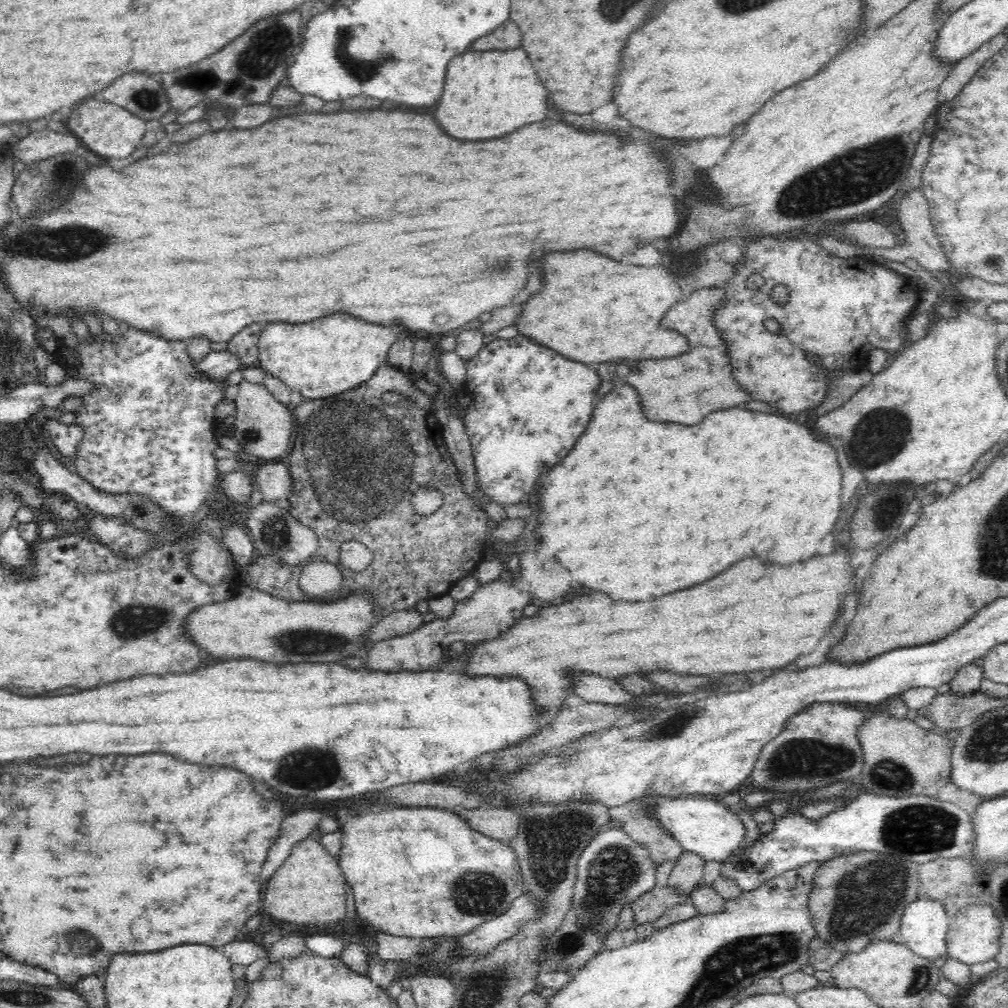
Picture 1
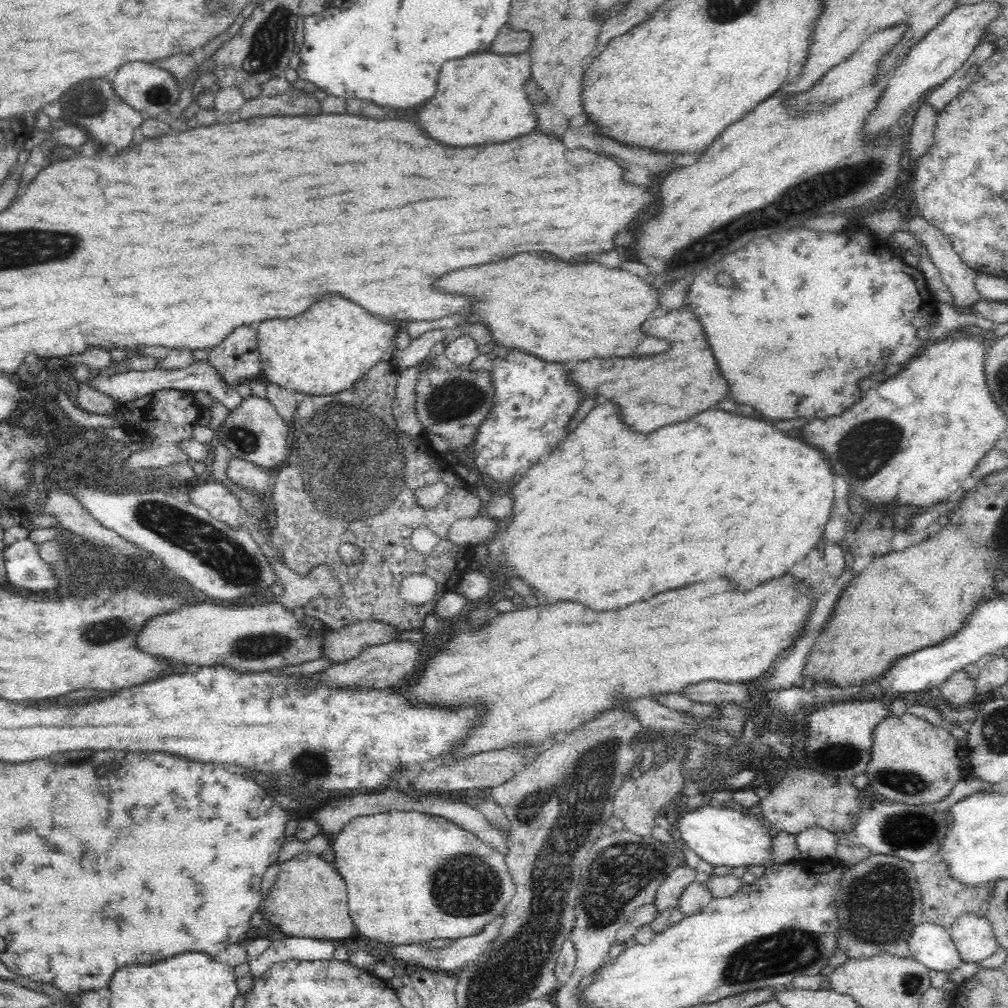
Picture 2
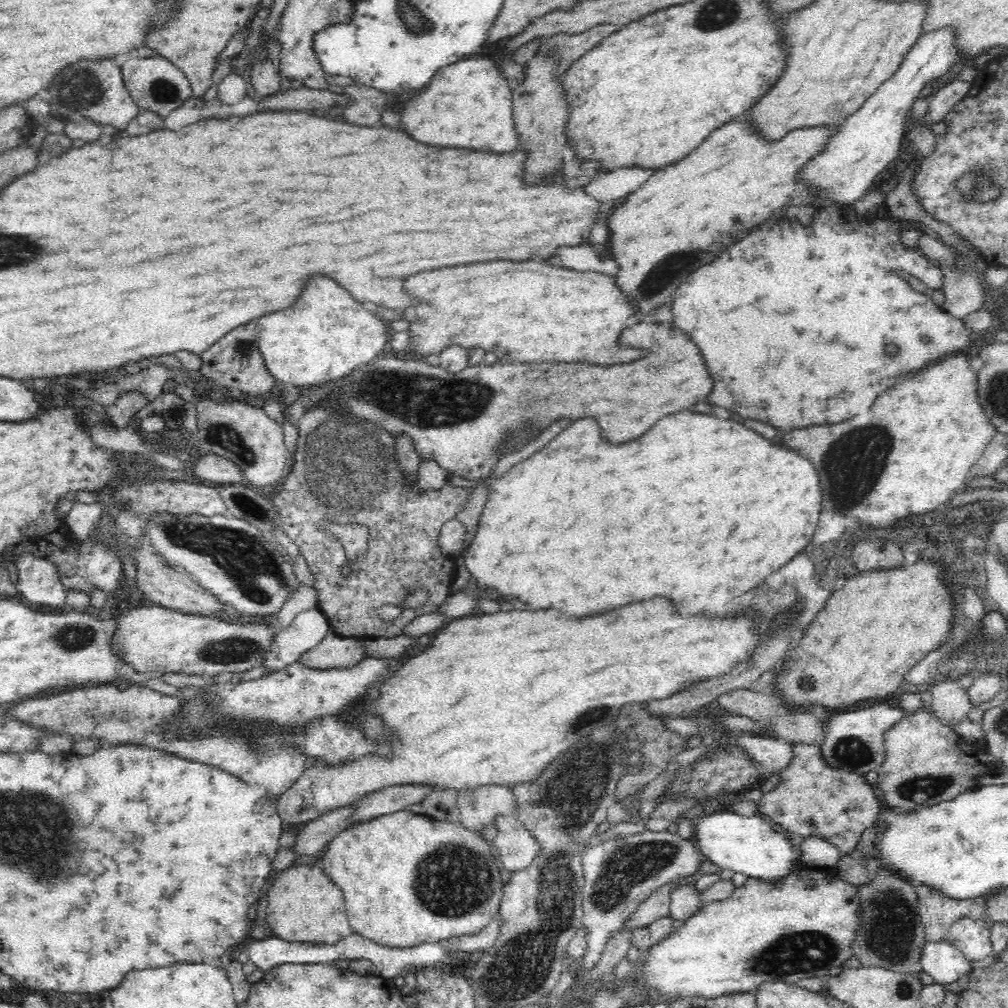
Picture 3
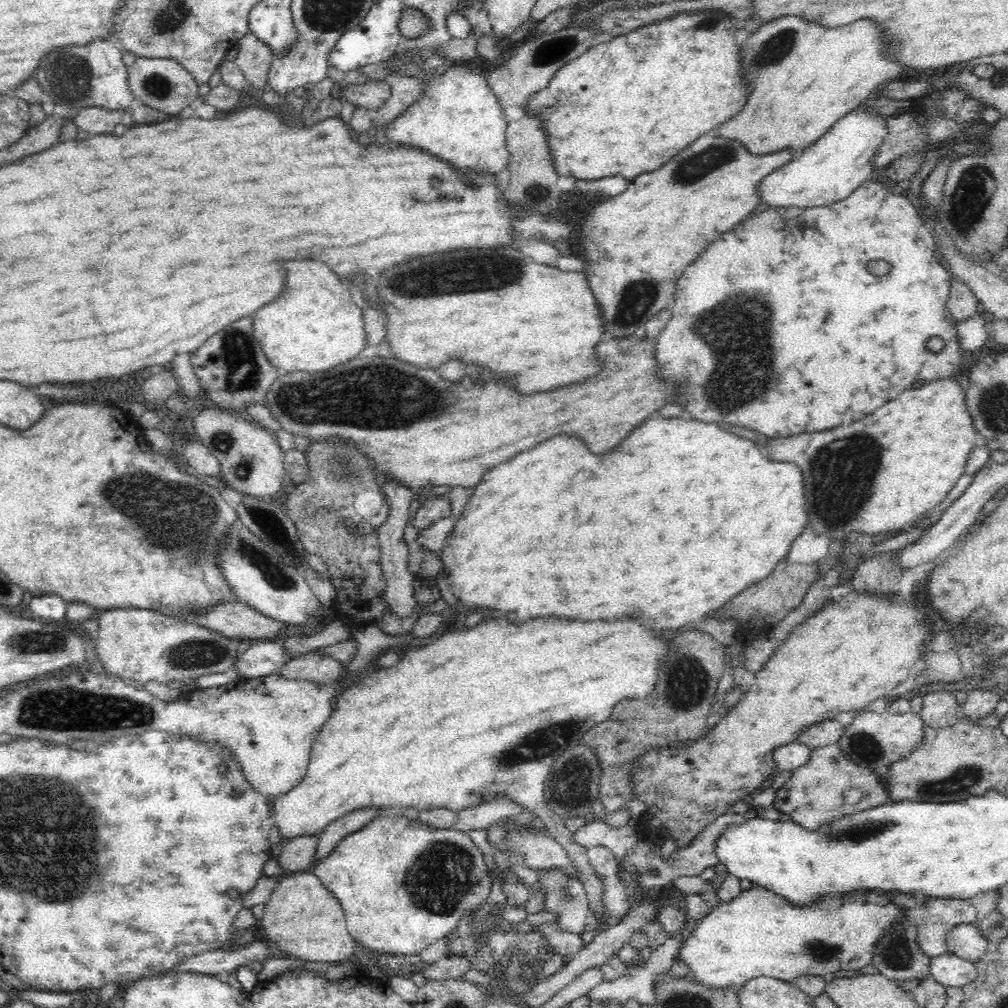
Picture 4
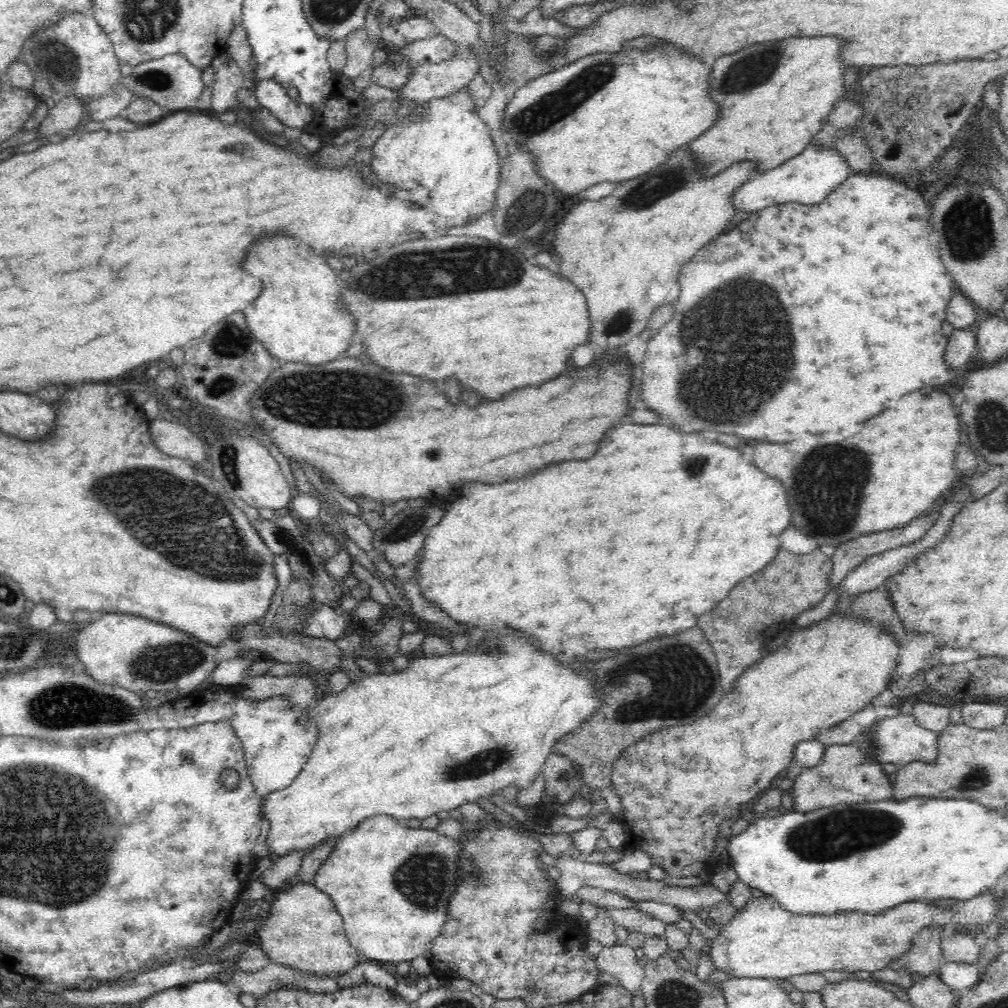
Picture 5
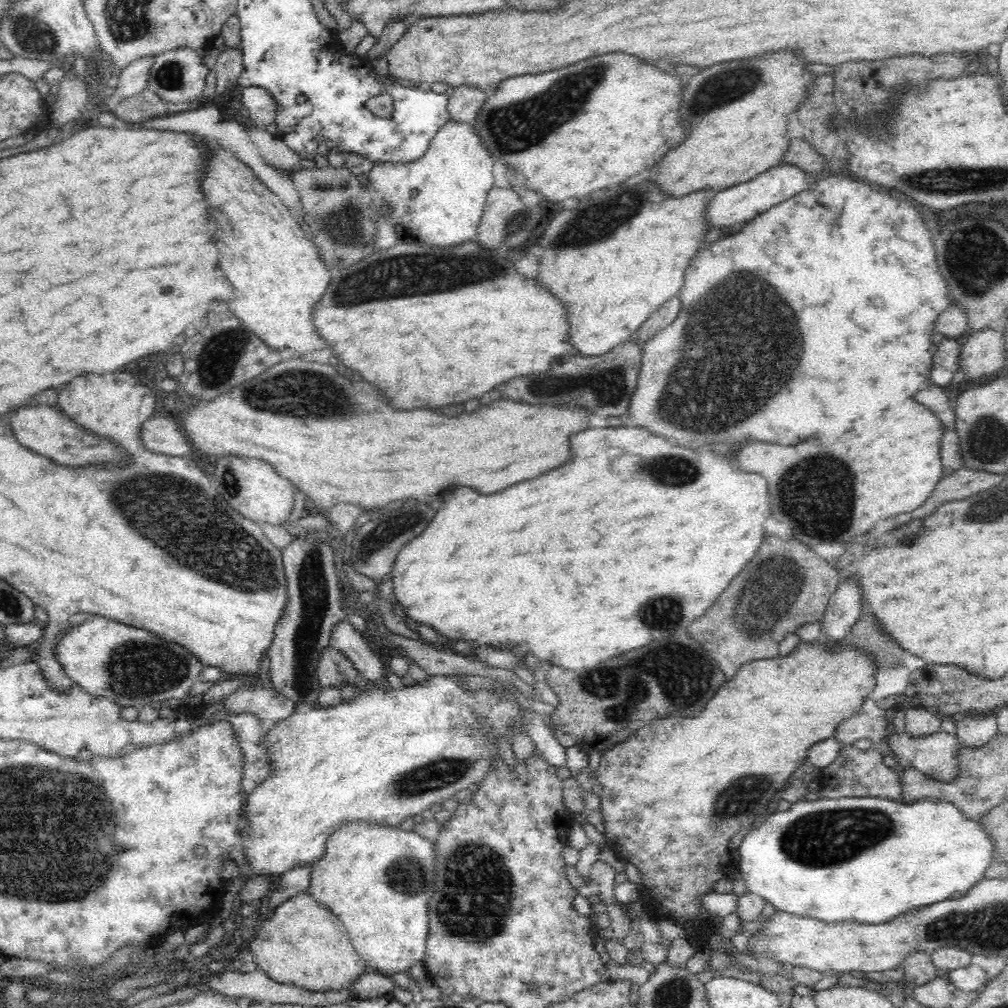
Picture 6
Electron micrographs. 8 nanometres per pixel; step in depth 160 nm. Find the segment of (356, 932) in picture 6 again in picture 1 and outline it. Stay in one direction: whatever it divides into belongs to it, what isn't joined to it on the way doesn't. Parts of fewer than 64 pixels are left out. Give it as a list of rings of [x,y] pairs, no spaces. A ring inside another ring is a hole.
[[[396,807],[393,809],[384,809],[378,812],[358,814],[356,816],[344,816],[341,819],[341,848],[340,866],[346,874],[348,884],[352,886],[356,894],[356,910],[360,918],[366,918],[376,931],[391,934],[391,936],[408,936],[409,938],[442,938],[442,937],[462,937],[472,932],[483,922],[496,917],[508,910],[511,902],[524,894],[523,876],[520,872],[520,866],[516,862],[516,854],[510,846],[510,842],[498,842],[492,840],[478,830],[474,830],[460,817],[458,813],[450,809],[437,809],[436,807]]]

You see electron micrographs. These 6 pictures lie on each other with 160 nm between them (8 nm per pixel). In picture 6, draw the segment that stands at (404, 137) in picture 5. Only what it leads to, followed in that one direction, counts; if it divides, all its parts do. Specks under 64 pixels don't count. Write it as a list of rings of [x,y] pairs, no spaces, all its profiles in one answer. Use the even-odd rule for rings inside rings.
[[[451,118],[431,138],[426,154],[410,162],[374,163],[368,179],[370,185],[390,202],[392,220],[404,228],[404,236],[446,248],[474,240],[488,194],[494,188],[493,162],[490,148],[484,146],[474,126]]]

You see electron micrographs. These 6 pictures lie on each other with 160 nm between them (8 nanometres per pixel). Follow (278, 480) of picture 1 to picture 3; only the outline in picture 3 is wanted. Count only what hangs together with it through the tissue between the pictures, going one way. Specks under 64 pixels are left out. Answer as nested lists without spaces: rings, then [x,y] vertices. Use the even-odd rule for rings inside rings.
[[[201,454],[200,460],[190,462],[190,472],[196,474],[206,483],[236,484],[244,483],[244,471],[228,458],[216,454]]]

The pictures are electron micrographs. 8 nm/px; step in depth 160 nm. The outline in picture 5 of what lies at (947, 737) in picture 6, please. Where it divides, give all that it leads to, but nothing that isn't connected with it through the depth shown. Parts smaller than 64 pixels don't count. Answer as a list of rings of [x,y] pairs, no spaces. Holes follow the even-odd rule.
[[[898,713],[897,716],[878,721],[870,730],[864,729],[854,744],[860,747],[867,760],[878,763],[891,762],[901,766],[914,761],[934,762],[939,751],[939,736],[940,734],[919,726],[914,713]]]

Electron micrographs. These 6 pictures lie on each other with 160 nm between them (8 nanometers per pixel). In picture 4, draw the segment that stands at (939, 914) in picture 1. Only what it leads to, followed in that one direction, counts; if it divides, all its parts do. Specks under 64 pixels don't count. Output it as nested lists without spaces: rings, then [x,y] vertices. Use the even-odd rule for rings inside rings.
[[[950,952],[932,957],[929,971],[930,976],[944,986],[963,987],[970,982],[974,982],[977,977],[975,963]]]

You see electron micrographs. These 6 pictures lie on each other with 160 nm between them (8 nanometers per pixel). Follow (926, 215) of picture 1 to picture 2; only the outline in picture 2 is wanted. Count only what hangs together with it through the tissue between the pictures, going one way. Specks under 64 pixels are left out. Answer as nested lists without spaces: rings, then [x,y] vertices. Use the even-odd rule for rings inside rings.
[[[921,213],[916,214],[912,217],[912,220],[906,221],[907,230],[914,235],[916,238],[922,241],[923,245],[927,249],[930,256],[930,260],[935,264],[941,273],[941,278],[944,284],[948,287],[948,290],[953,295],[953,302],[951,302],[952,307],[963,307],[966,311],[970,311],[975,302],[983,300],[981,294],[976,290],[975,278],[978,276],[977,270],[970,268],[954,250],[952,244],[944,237],[943,232],[932,226]]]

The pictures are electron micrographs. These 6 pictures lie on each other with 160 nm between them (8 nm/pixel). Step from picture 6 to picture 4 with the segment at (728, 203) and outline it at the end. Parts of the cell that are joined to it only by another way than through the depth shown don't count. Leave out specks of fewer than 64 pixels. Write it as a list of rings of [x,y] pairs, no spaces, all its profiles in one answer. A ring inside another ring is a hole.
[[[858,107],[838,119],[834,126],[800,152],[788,164],[774,170],[759,187],[761,202],[770,207],[811,208],[827,206],[849,198],[864,182],[871,179],[874,156],[888,136],[886,117],[876,109]]]

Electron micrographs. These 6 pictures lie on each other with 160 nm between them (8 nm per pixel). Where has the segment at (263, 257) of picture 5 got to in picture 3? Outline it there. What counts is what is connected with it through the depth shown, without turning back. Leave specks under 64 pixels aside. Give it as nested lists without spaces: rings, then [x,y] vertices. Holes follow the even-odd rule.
[[[312,278],[298,304],[258,320],[258,346],[268,372],[291,386],[316,386],[348,376],[387,350],[389,324],[358,304],[332,278]]]

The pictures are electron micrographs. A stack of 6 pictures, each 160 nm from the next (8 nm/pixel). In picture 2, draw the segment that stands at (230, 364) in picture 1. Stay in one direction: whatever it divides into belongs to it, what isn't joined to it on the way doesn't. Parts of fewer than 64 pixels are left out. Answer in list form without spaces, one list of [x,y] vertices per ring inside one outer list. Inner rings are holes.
[[[208,359],[194,361],[190,366],[178,370],[166,370],[158,367],[156,370],[148,372],[126,371],[115,375],[97,375],[93,380],[89,380],[89,386],[107,394],[110,398],[115,398],[124,406],[132,399],[137,399],[147,394],[162,389],[178,389],[179,391],[207,392],[211,397],[222,402],[224,406],[232,412],[242,402],[242,396],[238,393],[236,385],[232,385],[222,377],[220,371],[216,371],[210,365]]]

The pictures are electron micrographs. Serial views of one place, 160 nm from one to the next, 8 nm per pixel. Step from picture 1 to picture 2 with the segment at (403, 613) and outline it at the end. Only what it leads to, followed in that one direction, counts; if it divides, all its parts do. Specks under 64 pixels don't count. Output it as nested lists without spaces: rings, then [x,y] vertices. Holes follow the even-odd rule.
[[[360,621],[338,630],[326,630],[322,642],[323,657],[336,663],[357,658],[367,646],[386,644],[396,640],[401,632],[390,623]]]

